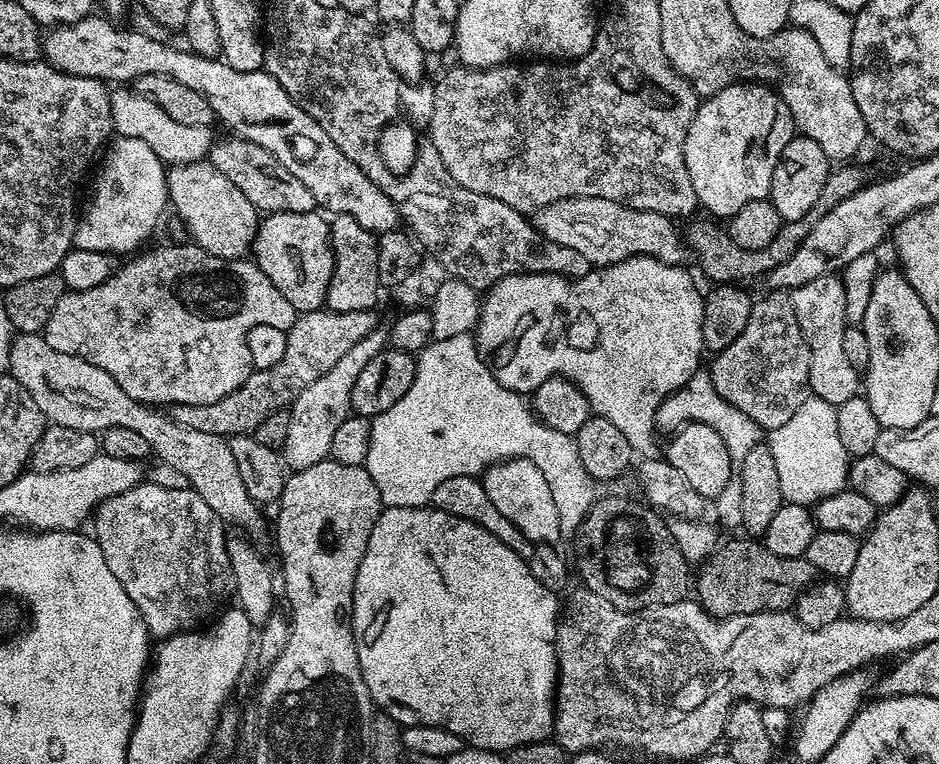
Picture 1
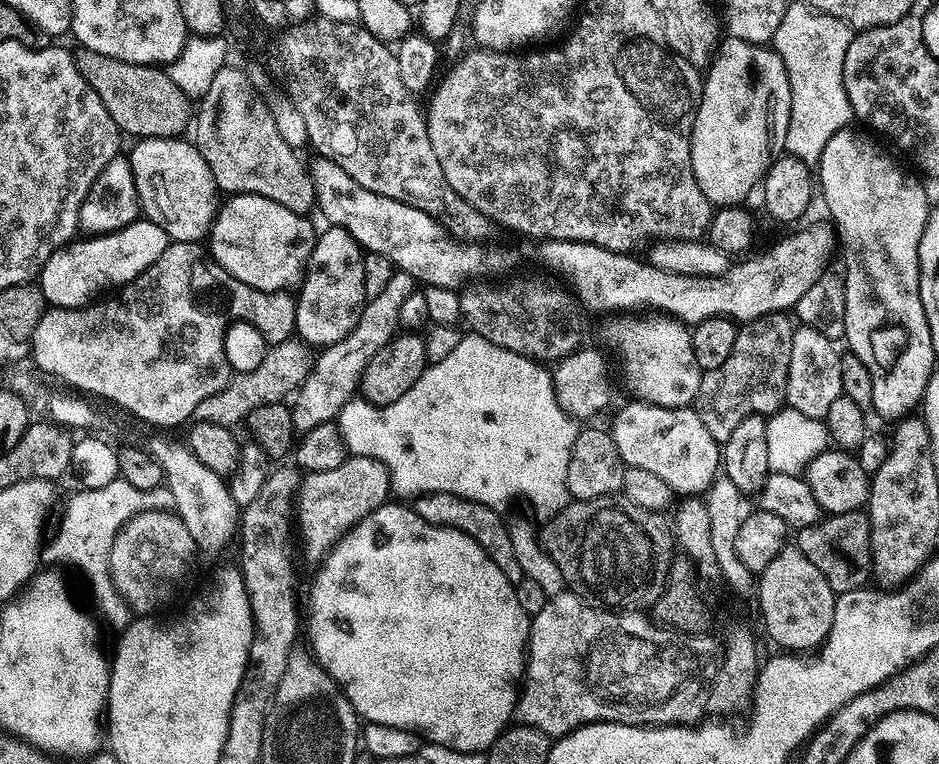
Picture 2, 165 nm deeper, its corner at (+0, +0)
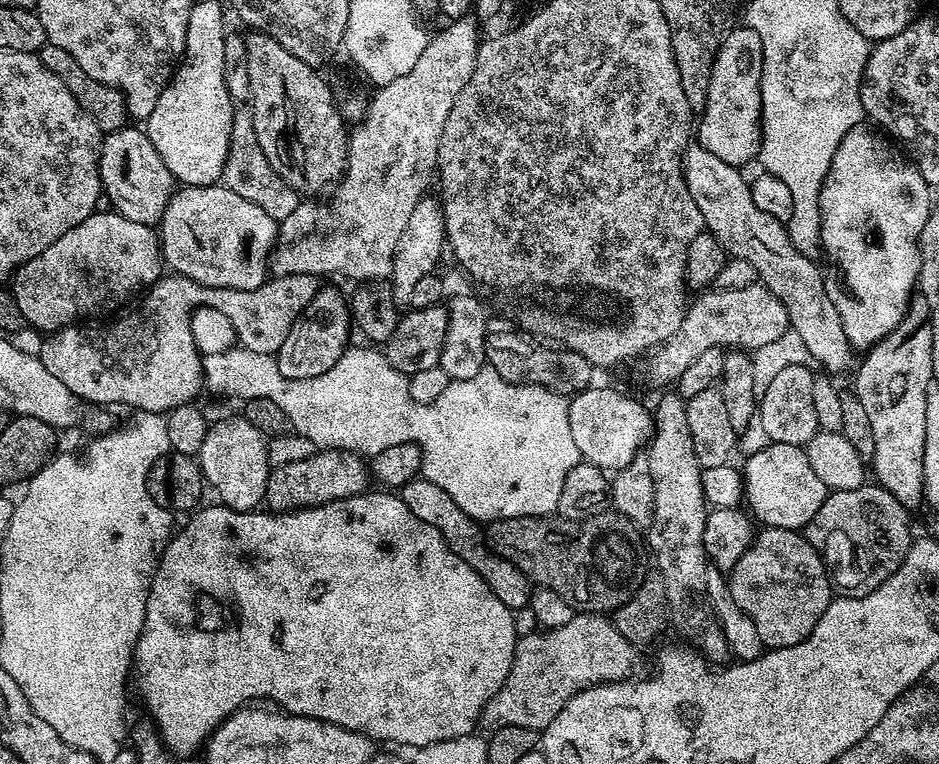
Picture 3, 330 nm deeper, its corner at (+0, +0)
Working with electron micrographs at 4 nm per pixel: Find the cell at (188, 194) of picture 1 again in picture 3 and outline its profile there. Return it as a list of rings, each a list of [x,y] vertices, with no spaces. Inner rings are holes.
[[[125,126],[103,137],[100,146],[100,186],[106,200],[112,203],[109,205],[121,216],[130,218],[130,222],[156,226],[163,218],[168,198],[174,191],[174,177],[168,172],[166,162],[162,162],[158,150],[154,150],[147,131],[140,129],[139,132],[138,129],[132,127],[136,126]]]

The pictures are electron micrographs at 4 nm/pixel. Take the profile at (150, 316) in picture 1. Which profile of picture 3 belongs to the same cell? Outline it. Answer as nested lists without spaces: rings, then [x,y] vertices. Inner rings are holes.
[[[175,274],[161,275],[160,279],[155,284],[151,285],[143,293],[144,301],[133,310],[129,316],[120,316],[113,324],[104,324],[99,328],[99,323],[88,322],[83,326],[69,326],[66,328],[60,328],[58,331],[45,335],[44,345],[38,349],[38,355],[42,366],[46,366],[46,370],[50,370],[50,374],[54,374],[54,378],[58,378],[58,382],[62,382],[62,386],[66,386],[66,390],[70,390],[72,395],[79,398],[81,401],[89,400],[90,403],[96,404],[92,406],[108,406],[104,404],[125,404],[128,408],[136,408],[140,412],[159,412],[161,414],[167,414],[172,411],[173,408],[182,406],[183,404],[193,403],[197,398],[196,395],[201,391],[205,391],[206,383],[204,379],[204,362],[200,355],[200,352],[196,349],[196,343],[192,337],[192,314],[198,308],[213,308],[214,310],[222,310],[222,314],[226,314],[226,318],[230,318],[230,326],[234,326],[236,331],[236,339],[239,347],[249,348],[254,350],[254,354],[266,354],[267,356],[275,356],[280,351],[282,342],[286,342],[286,334],[290,334],[290,330],[295,326],[297,320],[301,316],[307,313],[310,302],[318,290],[322,287],[322,280],[319,276],[311,276],[310,274],[286,274],[285,276],[272,276],[265,280],[261,288],[255,288],[254,290],[234,290],[233,288],[211,288],[205,284],[199,284],[194,282],[190,278],[185,276],[177,276]]]

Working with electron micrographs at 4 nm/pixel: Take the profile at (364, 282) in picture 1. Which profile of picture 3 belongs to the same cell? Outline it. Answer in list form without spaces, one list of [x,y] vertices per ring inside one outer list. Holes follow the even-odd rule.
[[[322,286],[310,302],[307,313],[297,320],[290,334],[286,334],[286,342],[282,342],[280,351],[276,353],[278,370],[291,380],[326,374],[326,370],[330,370],[330,366],[334,366],[349,347],[348,331],[351,333],[353,328],[349,297],[343,296],[336,288]]]

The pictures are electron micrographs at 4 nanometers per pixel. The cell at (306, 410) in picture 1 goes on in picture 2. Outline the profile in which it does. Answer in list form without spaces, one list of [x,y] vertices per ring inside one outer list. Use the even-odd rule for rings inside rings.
[[[397,270],[389,284],[382,289],[382,294],[368,300],[361,308],[355,330],[315,357],[307,378],[295,393],[296,404],[291,405],[297,433],[303,434],[314,430],[314,426],[333,423],[339,417],[346,402],[357,395],[366,362],[370,362],[370,358],[374,358],[374,354],[401,331],[399,314],[402,302],[417,288],[418,282],[413,276]]]

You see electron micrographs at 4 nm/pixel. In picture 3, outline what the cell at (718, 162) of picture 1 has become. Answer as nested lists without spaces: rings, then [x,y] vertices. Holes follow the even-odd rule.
[[[747,26],[733,28],[718,50],[718,58],[714,58],[710,90],[698,120],[698,143],[727,164],[744,166],[747,160],[755,161],[760,151],[764,118],[760,93],[763,62],[762,38]]]

